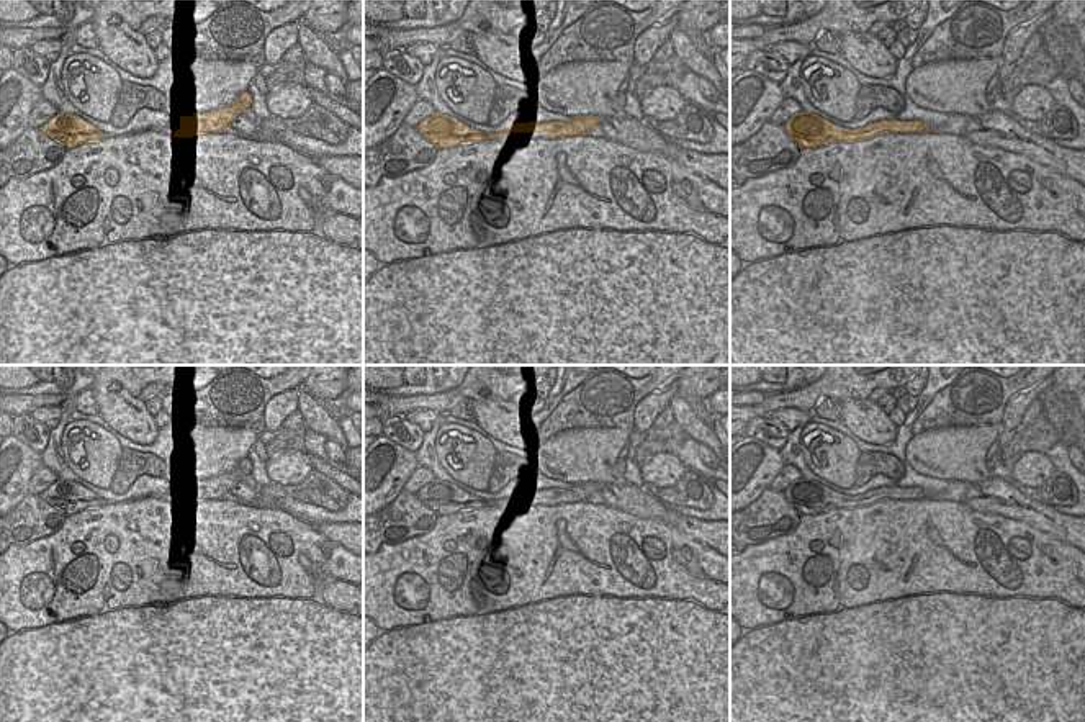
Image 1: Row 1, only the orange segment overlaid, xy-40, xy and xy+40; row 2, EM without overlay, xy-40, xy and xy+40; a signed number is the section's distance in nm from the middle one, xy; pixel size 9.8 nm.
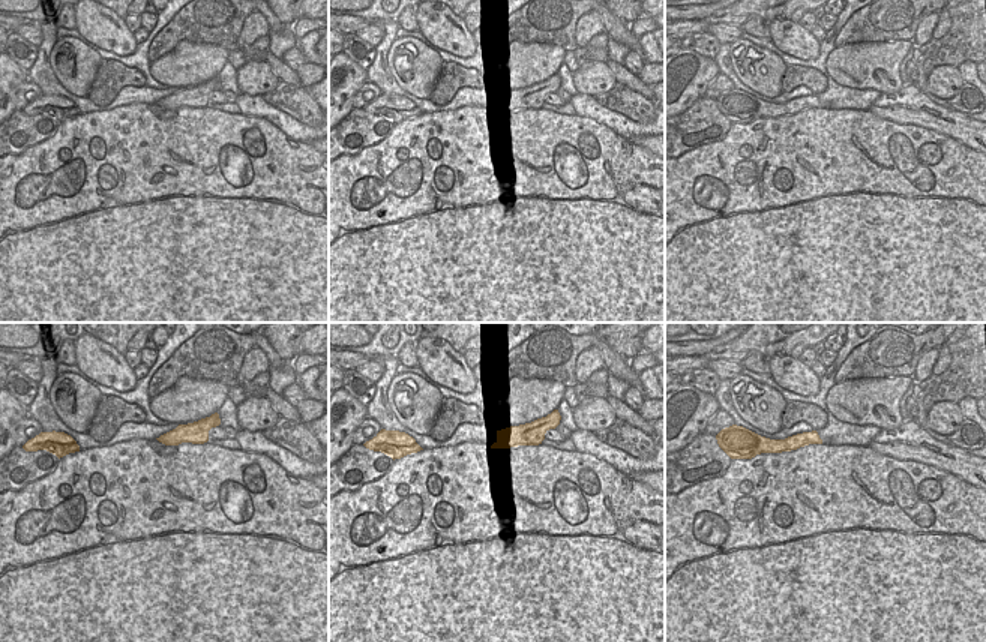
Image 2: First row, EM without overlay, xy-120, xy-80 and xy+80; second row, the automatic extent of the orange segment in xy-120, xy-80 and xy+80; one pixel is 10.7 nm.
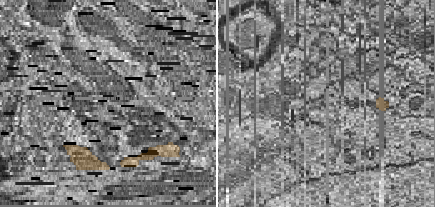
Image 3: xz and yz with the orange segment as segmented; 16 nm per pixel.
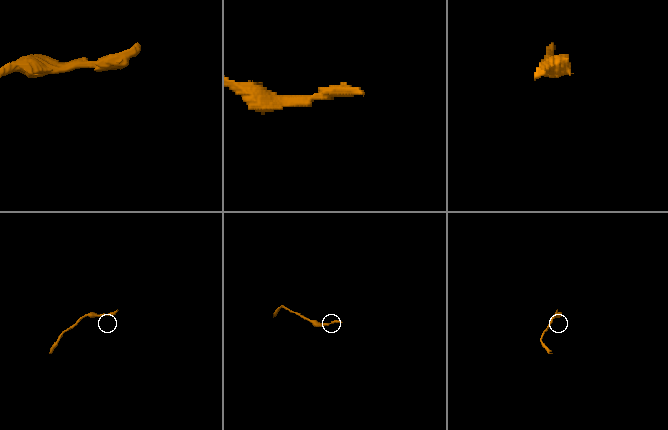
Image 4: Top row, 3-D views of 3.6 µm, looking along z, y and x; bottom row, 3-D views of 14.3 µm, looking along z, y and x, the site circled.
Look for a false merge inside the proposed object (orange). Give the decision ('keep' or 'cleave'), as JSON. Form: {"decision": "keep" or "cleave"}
{"decision": "keep"}

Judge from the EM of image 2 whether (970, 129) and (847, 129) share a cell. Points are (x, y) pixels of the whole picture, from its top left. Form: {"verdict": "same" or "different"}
{"verdict": "different"}

